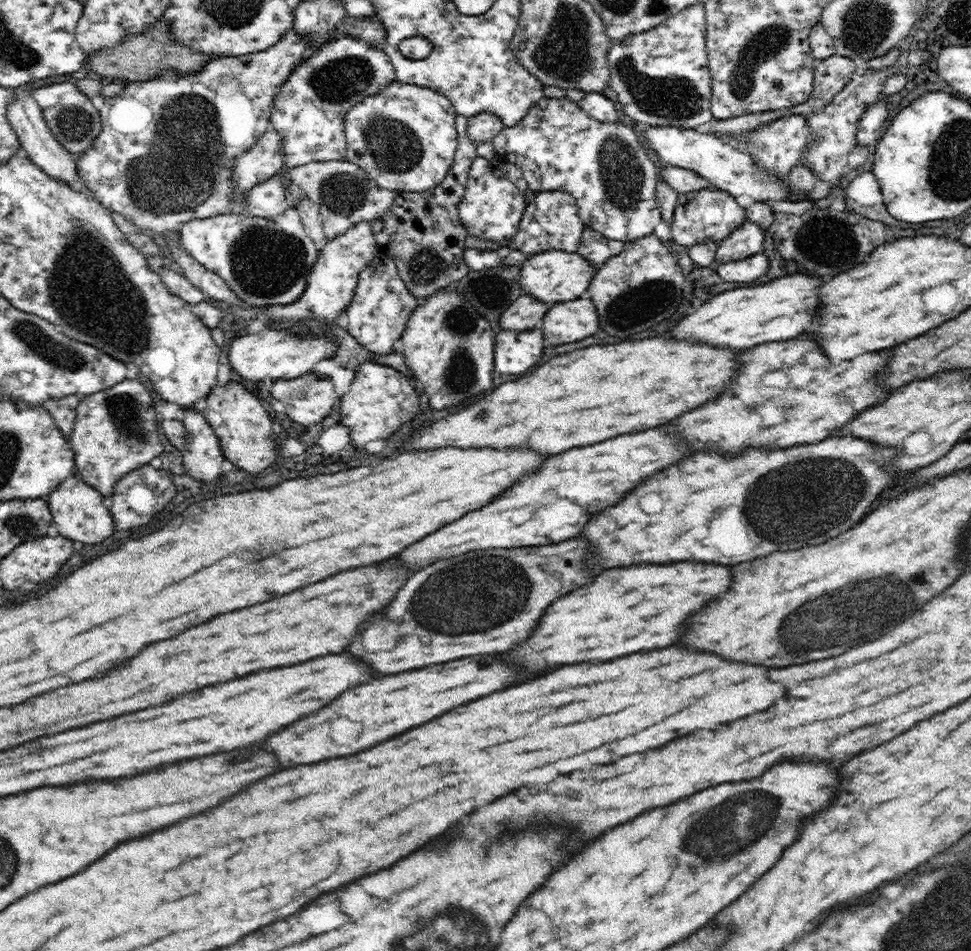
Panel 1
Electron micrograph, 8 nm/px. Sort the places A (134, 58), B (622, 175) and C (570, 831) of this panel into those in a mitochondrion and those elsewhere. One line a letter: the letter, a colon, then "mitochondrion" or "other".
A: other
B: mitochondrion
C: other

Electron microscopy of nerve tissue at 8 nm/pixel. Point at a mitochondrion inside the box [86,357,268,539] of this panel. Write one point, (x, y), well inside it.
(125, 412)

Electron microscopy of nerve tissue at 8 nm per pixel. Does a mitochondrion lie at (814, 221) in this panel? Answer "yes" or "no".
yes

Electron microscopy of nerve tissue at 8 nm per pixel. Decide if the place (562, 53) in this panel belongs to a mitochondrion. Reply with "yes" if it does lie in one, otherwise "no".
yes

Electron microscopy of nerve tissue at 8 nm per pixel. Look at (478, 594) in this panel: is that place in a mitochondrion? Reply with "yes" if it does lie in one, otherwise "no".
yes

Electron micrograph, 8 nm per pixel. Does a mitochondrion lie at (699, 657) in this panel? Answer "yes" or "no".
no

